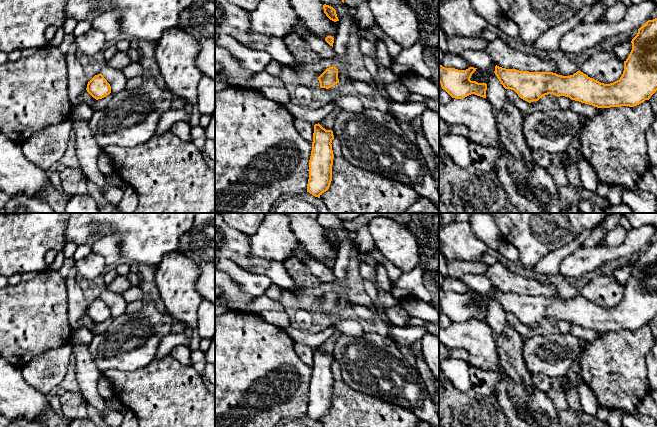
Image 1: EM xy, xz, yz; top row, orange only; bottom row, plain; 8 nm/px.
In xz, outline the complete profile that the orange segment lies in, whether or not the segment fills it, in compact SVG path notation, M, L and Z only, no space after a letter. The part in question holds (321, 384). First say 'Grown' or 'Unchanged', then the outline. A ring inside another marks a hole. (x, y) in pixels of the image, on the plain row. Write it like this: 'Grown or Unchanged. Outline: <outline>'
Unchanged. Outline: M319 347L314 349L307 416L318 422L329 413L332 405L333 363L332 354L326 354Z

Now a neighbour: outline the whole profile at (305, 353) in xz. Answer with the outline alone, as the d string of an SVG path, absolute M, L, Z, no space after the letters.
M295 343L294 349L297 356L300 358L302 362L304 362L308 367L313 366L313 357L314 357L313 348L305 346L303 344Z

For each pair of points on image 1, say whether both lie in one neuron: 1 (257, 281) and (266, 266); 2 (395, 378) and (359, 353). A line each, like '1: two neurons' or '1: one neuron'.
1: two neurons
2: one neuron

